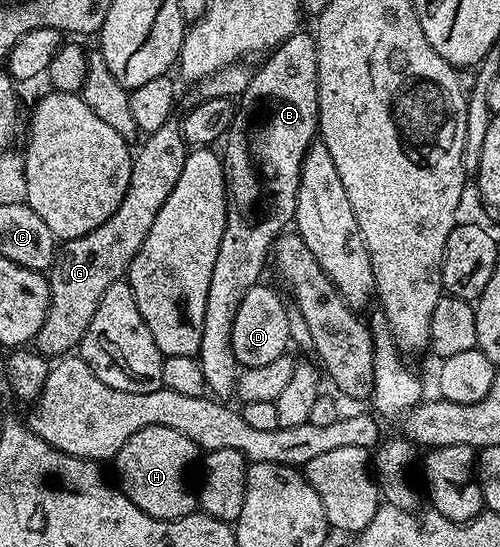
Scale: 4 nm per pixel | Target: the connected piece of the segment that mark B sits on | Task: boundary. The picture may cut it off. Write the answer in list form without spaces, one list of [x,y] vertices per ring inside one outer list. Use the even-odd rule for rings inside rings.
[[[299,29],[268,52],[266,59],[269,60],[257,72],[250,74],[247,89],[239,96],[233,123],[223,140],[228,213],[208,285],[203,335],[197,354],[208,392],[221,401],[232,398],[236,392],[239,364],[231,333],[238,305],[247,289],[260,282],[274,240],[293,220],[301,162],[319,131],[316,38],[305,29]]]

